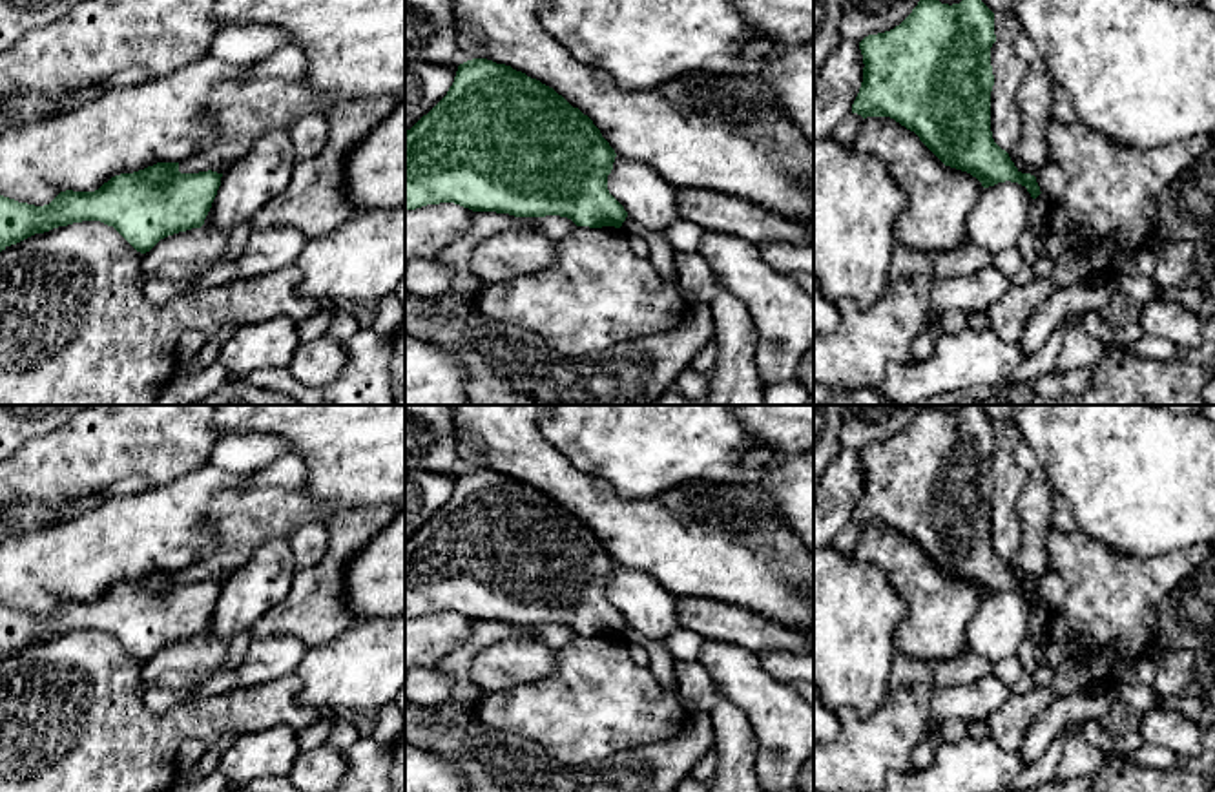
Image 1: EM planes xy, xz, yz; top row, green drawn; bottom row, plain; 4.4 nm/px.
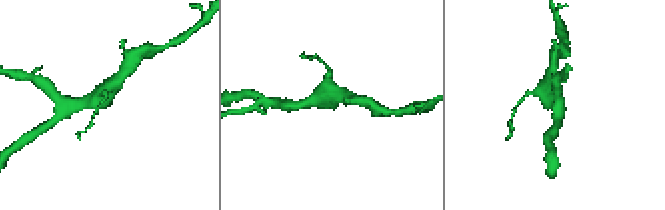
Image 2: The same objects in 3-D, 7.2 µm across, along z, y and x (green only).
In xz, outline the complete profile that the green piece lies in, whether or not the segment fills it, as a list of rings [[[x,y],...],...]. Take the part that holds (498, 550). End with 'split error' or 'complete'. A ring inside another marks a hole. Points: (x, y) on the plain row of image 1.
[[[472,467],[458,474],[447,504],[405,540],[405,619],[454,611],[472,620],[514,626],[560,624],[576,635],[620,637],[628,620],[608,599],[615,566],[615,558],[593,529],[553,496],[511,474]]]; complete

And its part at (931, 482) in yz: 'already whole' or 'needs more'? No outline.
already whole

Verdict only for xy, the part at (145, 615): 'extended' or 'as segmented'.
as segmented

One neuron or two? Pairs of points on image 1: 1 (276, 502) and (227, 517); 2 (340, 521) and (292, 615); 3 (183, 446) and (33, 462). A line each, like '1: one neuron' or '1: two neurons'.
1: one neuron
2: one neuron
3: one neuron

